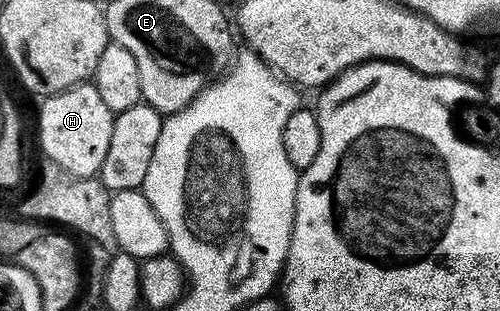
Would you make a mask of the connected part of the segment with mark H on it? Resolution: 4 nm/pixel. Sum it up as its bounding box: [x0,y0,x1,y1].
[40,81,114,176]

